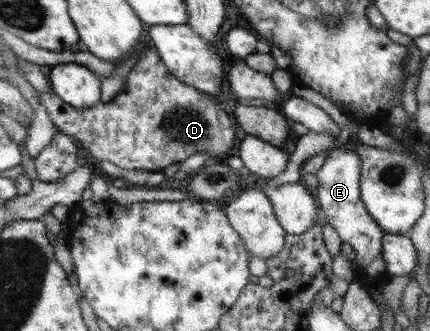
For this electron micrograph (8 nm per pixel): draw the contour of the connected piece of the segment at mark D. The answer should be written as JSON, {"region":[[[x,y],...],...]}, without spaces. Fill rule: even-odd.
{"region":[[[154,47],[139,54],[124,87],[111,102],[77,110],[52,91],[38,95],[58,130],[81,142],[93,158],[109,160],[117,168],[162,172],[167,166],[179,164],[196,152],[211,155],[204,166],[217,162],[224,164],[239,143],[235,139],[231,112],[227,113],[207,94],[176,79]]]}

